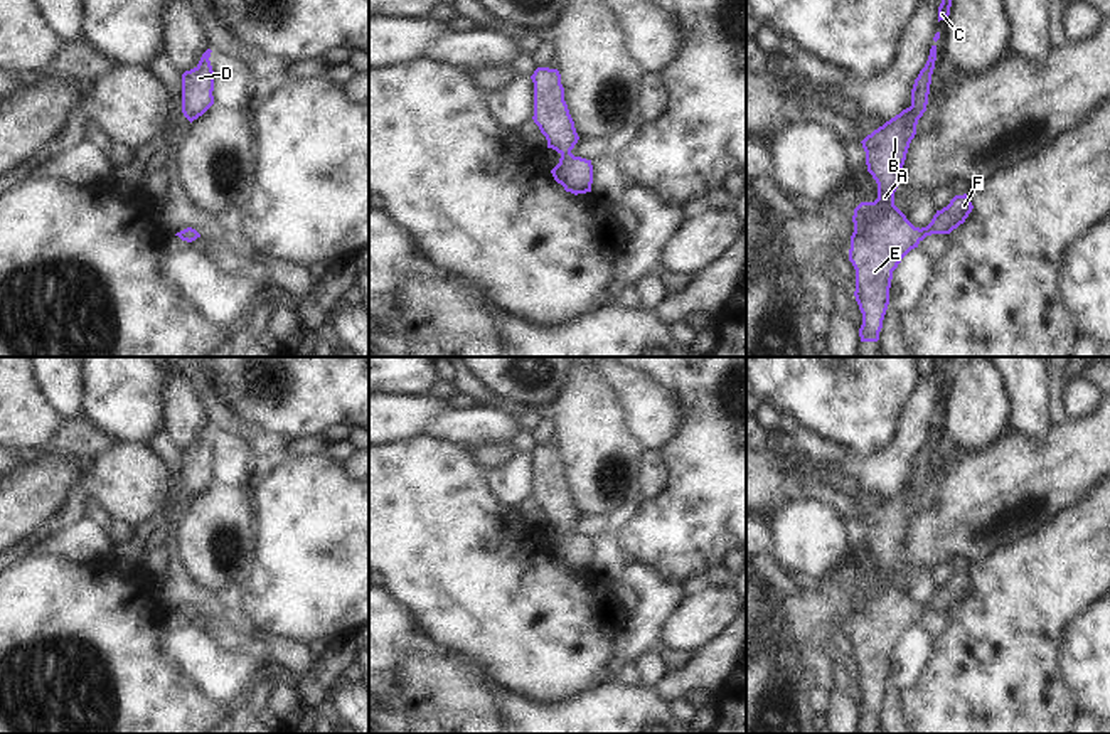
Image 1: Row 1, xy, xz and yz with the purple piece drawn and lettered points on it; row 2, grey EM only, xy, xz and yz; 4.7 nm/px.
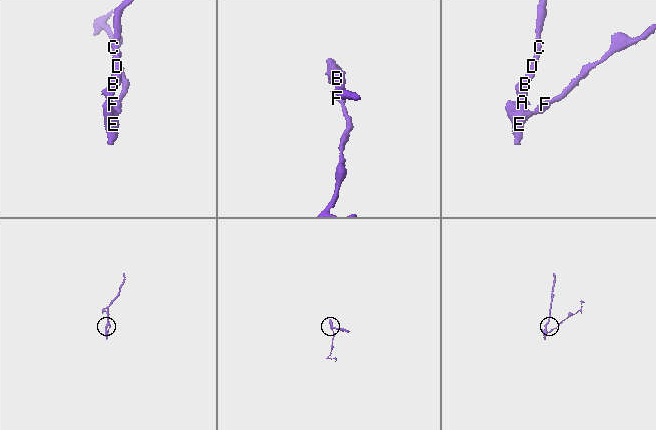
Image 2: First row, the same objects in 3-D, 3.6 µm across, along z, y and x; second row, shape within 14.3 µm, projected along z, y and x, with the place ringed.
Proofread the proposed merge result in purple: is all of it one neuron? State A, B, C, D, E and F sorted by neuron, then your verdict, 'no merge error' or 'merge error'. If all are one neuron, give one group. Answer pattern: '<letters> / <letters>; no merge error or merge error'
A B C D E F; no merge error

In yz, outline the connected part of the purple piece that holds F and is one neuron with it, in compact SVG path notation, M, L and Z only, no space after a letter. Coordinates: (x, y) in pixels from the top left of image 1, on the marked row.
M937 45L915 79L911 106L867 135L861 143L867 172L878 184L878 199L861 202L854 209L849 261L856 269L856 301L862 313L861 342L878 342L889 305L893 271L901 259L931 234L950 234L965 222L974 205L967 194L955 195L947 207L937 210L926 227L915 227L894 205L901 170L918 120L926 111Z

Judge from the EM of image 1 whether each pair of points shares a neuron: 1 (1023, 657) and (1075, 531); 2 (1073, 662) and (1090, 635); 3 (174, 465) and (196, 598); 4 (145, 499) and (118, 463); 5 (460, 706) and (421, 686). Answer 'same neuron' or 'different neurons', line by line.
1: same neuron
2: same neuron
3: same neuron
4: same neuron
5: same neuron

